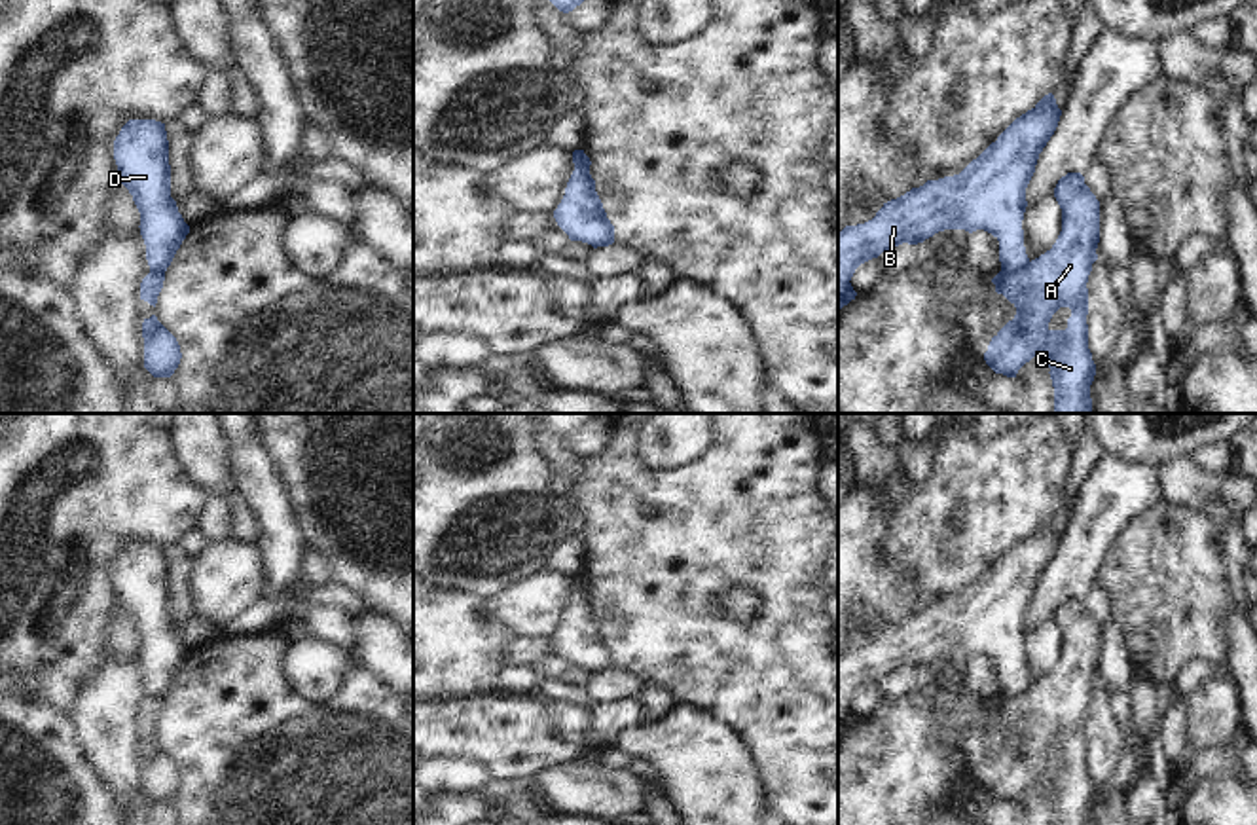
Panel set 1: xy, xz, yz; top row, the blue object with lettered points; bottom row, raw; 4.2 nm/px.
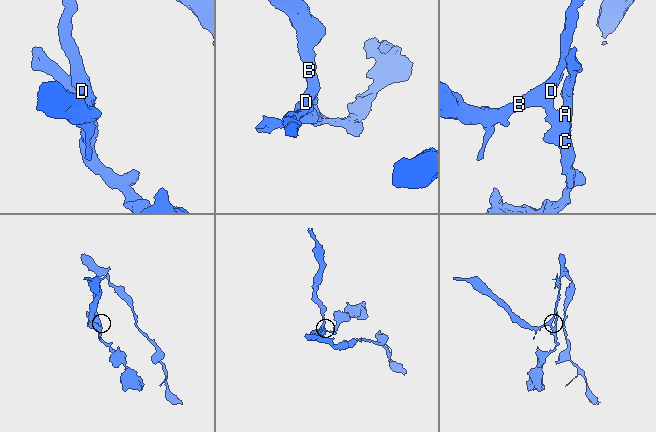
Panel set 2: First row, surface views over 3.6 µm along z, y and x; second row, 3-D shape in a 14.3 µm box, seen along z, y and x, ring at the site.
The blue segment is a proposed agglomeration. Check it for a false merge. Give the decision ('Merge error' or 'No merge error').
Merge error

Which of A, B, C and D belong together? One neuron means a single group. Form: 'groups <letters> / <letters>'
groups A C / B D

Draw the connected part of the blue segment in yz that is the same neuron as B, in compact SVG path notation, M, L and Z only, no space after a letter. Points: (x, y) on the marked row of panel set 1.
M1045 95L959 174L927 180L884 203L872 220L846 226L838 233L838 309L855 300L849 281L861 264L944 229L984 229L999 241L1001 271L1026 267L1026 188L1060 116L1054 95Z

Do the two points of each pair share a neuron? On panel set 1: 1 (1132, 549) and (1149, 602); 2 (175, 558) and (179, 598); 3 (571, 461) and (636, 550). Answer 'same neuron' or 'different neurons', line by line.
1: same neuron
2: same neuron
3: different neurons

